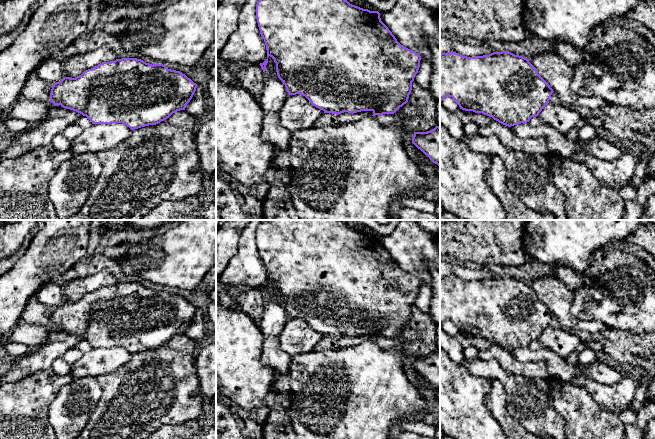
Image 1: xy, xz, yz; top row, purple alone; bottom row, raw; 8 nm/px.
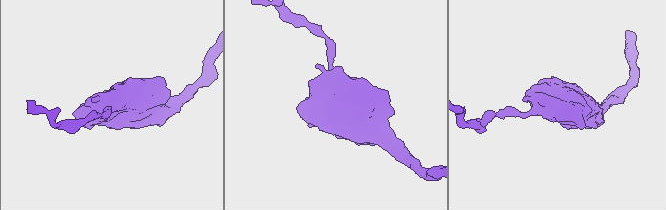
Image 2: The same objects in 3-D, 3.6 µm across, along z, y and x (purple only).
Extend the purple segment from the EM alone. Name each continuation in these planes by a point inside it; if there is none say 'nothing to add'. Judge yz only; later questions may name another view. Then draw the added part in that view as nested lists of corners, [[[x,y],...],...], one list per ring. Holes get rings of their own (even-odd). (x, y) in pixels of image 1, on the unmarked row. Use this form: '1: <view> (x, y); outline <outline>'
nothing to add

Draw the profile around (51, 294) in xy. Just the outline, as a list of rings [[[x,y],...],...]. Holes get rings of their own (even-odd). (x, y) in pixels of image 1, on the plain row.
[[[48,282],[35,294],[37,300],[52,308],[61,305],[65,301],[63,287],[54,282]]]

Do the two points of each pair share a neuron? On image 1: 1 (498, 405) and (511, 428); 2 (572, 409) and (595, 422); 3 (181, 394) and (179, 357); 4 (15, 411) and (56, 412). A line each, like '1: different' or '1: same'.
1: same
2: same
3: same
4: different

